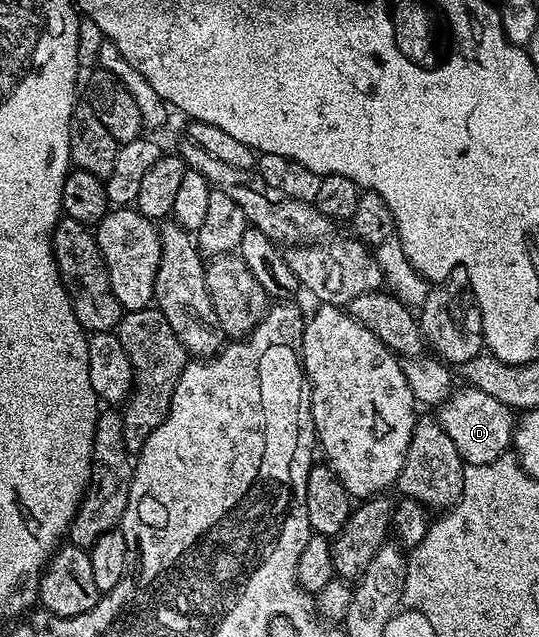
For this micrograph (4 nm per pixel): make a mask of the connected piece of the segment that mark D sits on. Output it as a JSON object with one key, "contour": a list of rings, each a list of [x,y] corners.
{"contour":[[[471,387],[463,388],[457,388],[452,396],[439,406],[440,426],[444,428],[446,435],[450,435],[454,447],[458,447],[458,455],[465,466],[489,465],[513,448],[514,434],[518,428],[517,418],[511,408],[494,399],[494,396]]]}

